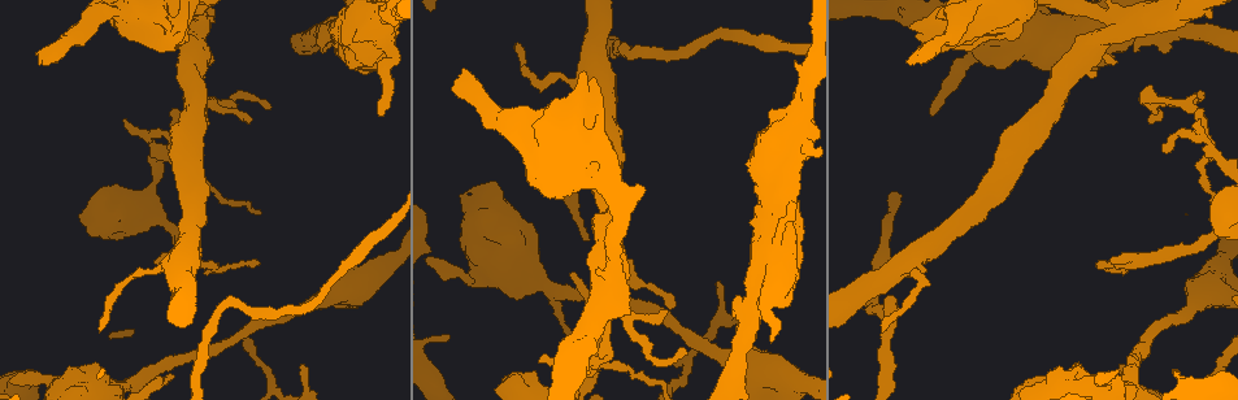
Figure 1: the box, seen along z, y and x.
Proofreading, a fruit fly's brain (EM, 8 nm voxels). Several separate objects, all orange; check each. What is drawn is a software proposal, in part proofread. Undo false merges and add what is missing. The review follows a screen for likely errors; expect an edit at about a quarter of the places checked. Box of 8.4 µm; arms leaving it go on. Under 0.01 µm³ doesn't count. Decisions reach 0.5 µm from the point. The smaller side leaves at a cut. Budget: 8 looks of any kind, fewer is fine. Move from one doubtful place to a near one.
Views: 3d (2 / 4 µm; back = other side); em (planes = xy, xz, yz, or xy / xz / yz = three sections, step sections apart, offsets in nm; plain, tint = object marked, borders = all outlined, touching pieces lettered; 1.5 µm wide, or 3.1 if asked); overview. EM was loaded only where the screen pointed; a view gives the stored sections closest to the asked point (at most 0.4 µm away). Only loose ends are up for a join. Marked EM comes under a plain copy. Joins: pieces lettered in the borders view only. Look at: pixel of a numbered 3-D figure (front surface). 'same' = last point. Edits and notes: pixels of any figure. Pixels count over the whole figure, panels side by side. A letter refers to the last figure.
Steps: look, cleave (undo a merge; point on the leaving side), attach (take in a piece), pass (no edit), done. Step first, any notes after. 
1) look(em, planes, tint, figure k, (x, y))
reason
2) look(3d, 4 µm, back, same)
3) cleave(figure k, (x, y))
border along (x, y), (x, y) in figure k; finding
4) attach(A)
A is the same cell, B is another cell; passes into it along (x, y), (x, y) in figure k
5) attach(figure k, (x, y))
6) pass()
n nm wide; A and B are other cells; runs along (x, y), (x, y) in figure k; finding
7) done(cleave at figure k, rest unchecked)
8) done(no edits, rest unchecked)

look(3d, 4 µm, back, figure 1, (46, 63))
branch stops here

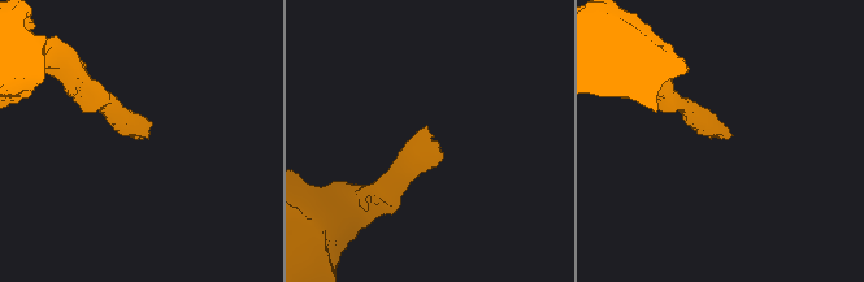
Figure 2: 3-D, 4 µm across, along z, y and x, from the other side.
look(em, planes, borders, figure 2, (426, 128))

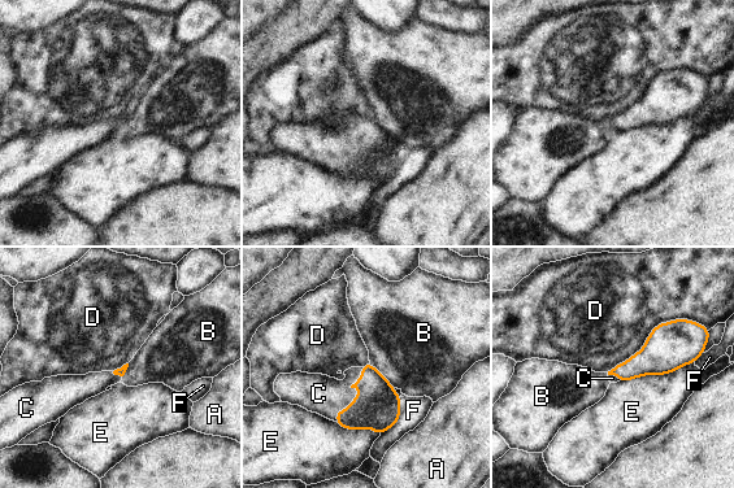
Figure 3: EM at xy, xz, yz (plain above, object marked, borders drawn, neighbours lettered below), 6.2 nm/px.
attach(C)
C is the same cell, A, B, D, E and F are other cells; passes into it along (377, 408), (357, 396), (318, 393) in figure 3; the neuron continues

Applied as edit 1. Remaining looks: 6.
look(em, planes, borders, figure 1, (256, 262))
tapers out

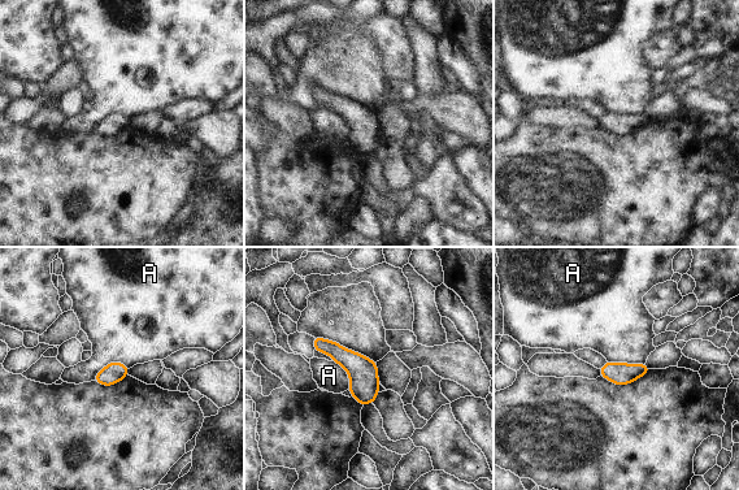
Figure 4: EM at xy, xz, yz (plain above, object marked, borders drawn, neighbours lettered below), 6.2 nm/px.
pass()
A is another cell; border along (129, 368), (109, 361), (92, 380) in figure 4; no lettered piece goes on from it

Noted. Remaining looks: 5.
look(3d, 4 µm, figure 1, (684, 347))
thin end

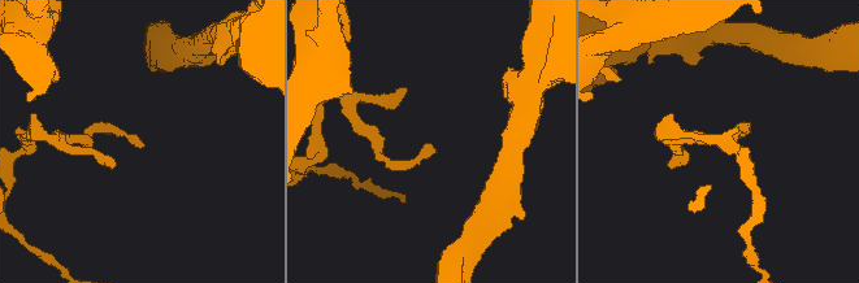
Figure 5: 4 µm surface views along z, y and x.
look(em, planes, borders, figure 5, (142, 146))

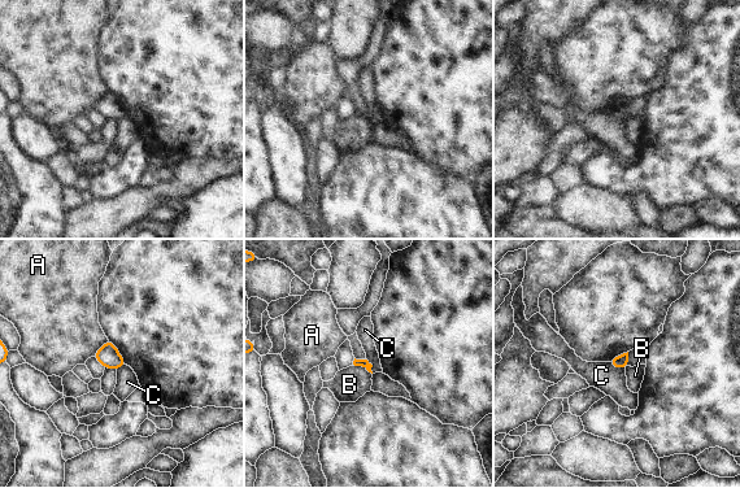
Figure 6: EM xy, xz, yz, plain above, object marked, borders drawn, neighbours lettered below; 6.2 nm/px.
pass()
A, B and C are other cells; border along (365, 356), (371, 365), (373, 373) in figure 6; none of them fits

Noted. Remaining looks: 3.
look(3d, 2 µm, figure 1, (447, 341))
thick end

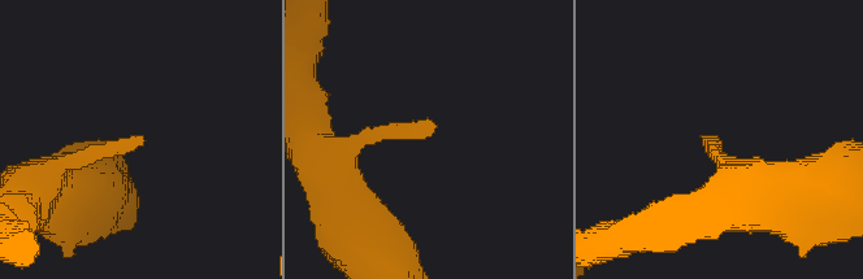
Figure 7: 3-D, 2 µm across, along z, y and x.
look(em, planes, borders, figure 7, (141, 136))

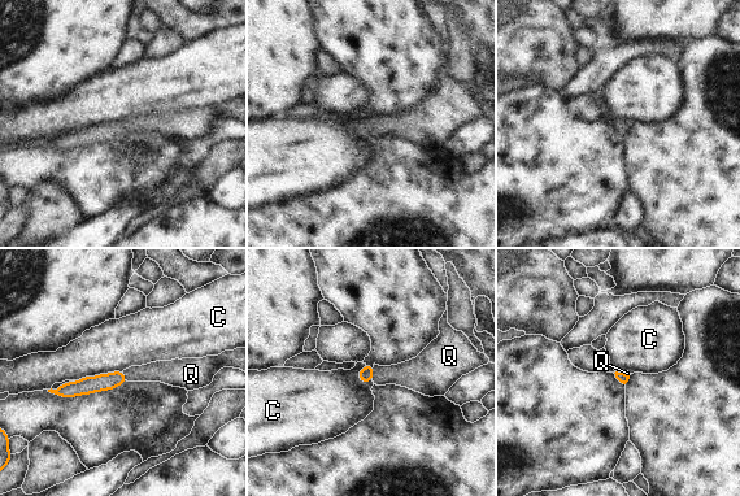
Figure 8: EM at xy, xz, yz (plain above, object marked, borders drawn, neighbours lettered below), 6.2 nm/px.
attach(Q)
C touches over 280 nm; Q is the same cell, C is another cell; passes into it along (365, 375), (373, 373), (413, 374) in figure 8; the neuron continues

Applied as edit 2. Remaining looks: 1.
done(attach at figure 3, attach at figure 8, rest unchecked)

